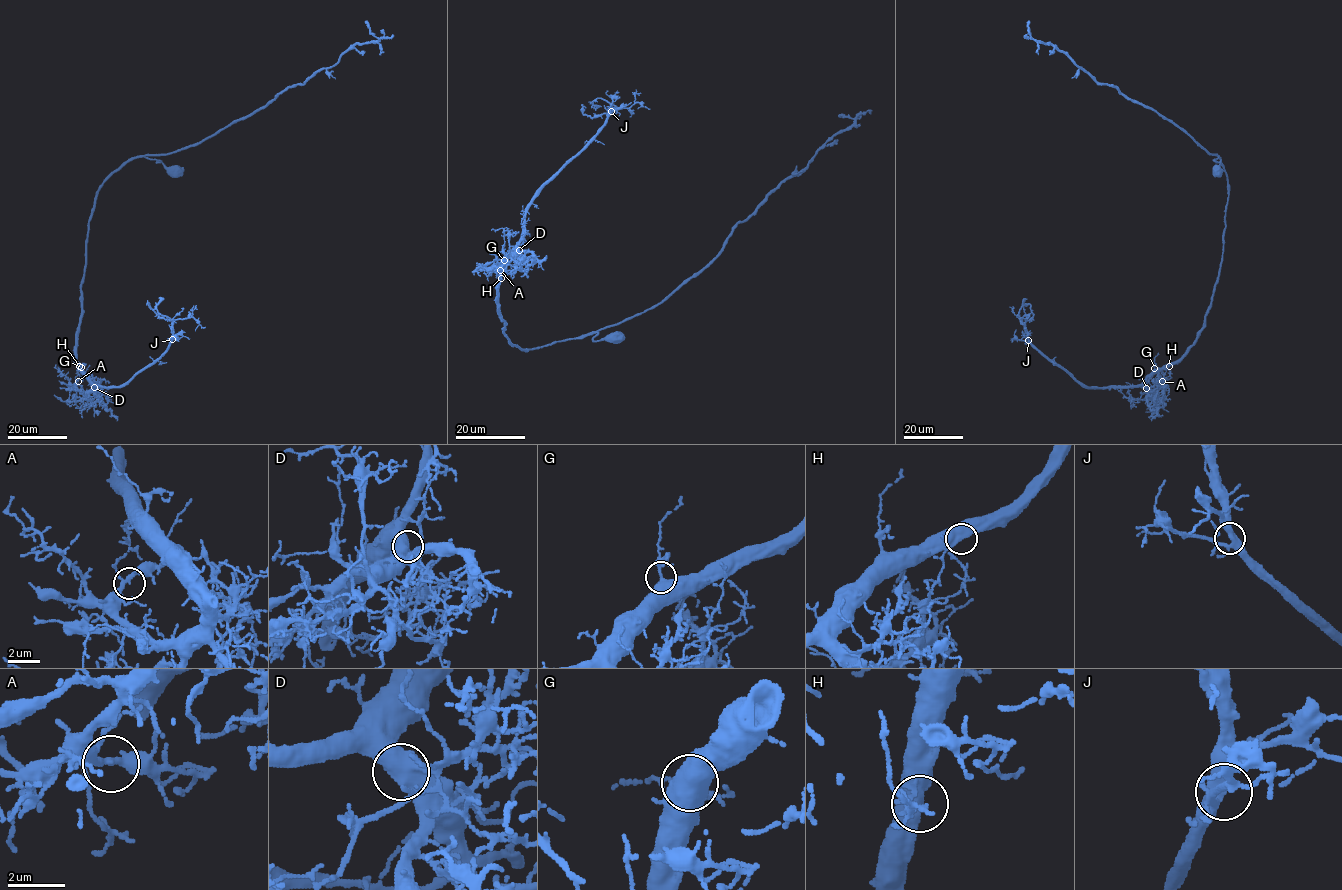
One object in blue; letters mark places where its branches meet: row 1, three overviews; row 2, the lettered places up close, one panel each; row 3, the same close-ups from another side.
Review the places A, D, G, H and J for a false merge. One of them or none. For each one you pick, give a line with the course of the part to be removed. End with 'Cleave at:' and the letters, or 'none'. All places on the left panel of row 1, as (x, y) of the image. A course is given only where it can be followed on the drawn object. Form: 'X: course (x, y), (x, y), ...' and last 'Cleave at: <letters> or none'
Cleave at: none

